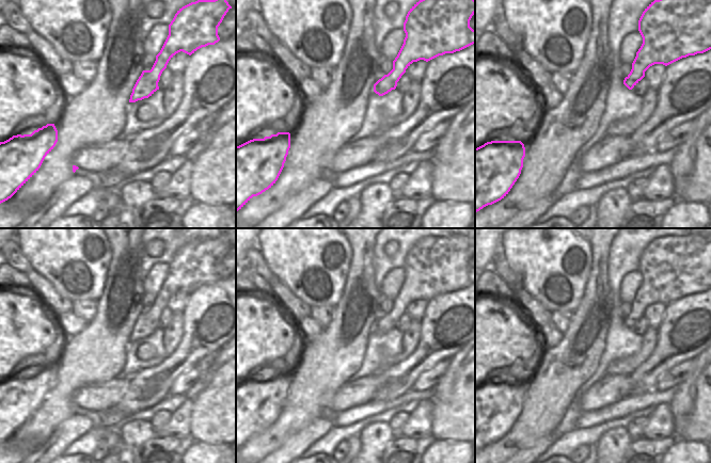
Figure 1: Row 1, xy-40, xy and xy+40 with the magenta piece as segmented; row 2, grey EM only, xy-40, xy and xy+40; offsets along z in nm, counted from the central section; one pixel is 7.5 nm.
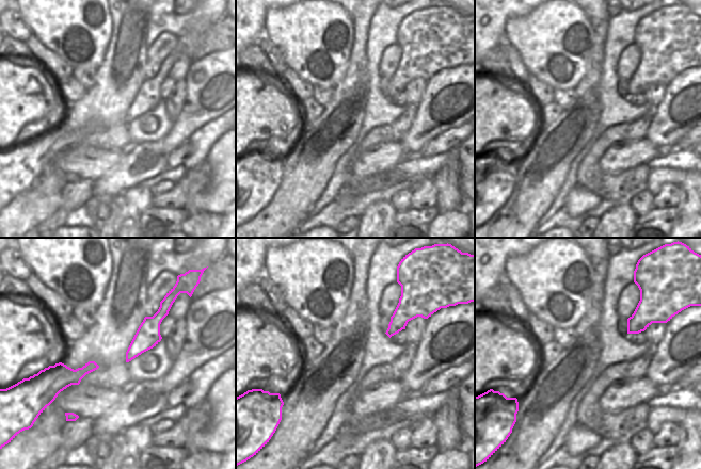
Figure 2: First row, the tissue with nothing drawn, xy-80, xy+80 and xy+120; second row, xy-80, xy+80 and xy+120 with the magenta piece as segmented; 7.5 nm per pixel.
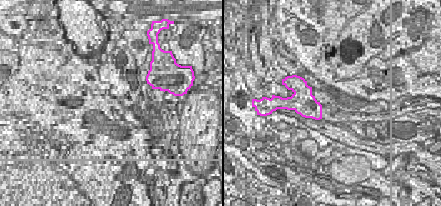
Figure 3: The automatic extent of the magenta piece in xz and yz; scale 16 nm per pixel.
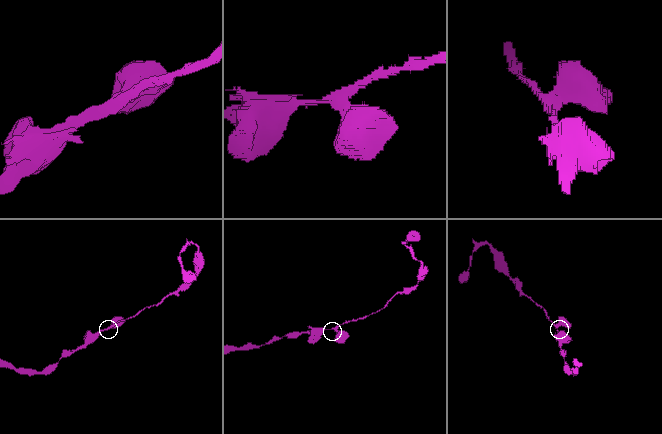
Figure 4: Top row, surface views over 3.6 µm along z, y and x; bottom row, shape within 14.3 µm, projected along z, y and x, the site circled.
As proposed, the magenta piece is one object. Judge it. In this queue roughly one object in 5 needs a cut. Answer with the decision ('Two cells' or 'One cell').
One cell

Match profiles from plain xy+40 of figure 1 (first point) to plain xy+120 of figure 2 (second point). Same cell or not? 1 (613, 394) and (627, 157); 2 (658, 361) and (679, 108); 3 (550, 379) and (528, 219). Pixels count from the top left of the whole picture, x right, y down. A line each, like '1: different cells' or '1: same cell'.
1: same cell
2: same cell
3: same cell

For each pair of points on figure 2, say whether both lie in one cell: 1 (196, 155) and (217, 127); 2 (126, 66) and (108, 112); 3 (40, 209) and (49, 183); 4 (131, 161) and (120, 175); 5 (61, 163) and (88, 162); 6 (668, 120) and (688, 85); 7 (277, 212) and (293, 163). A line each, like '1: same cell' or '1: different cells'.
1: same cell
2: same cell
3: different cells
4: same cell
5: same cell
6: same cell
7: same cell

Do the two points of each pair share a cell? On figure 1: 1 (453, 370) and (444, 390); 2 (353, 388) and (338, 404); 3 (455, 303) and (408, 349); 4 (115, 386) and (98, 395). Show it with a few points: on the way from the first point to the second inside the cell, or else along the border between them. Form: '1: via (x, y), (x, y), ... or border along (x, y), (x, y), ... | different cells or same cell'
1: via (451, 376), (445, 385) | same cell
2: via (350, 393), (343, 400) | same cell
3: border along (420, 321), (419, 344), (406, 358) | different cells
4: via (111, 390), (107, 395), (103, 395) | same cell

